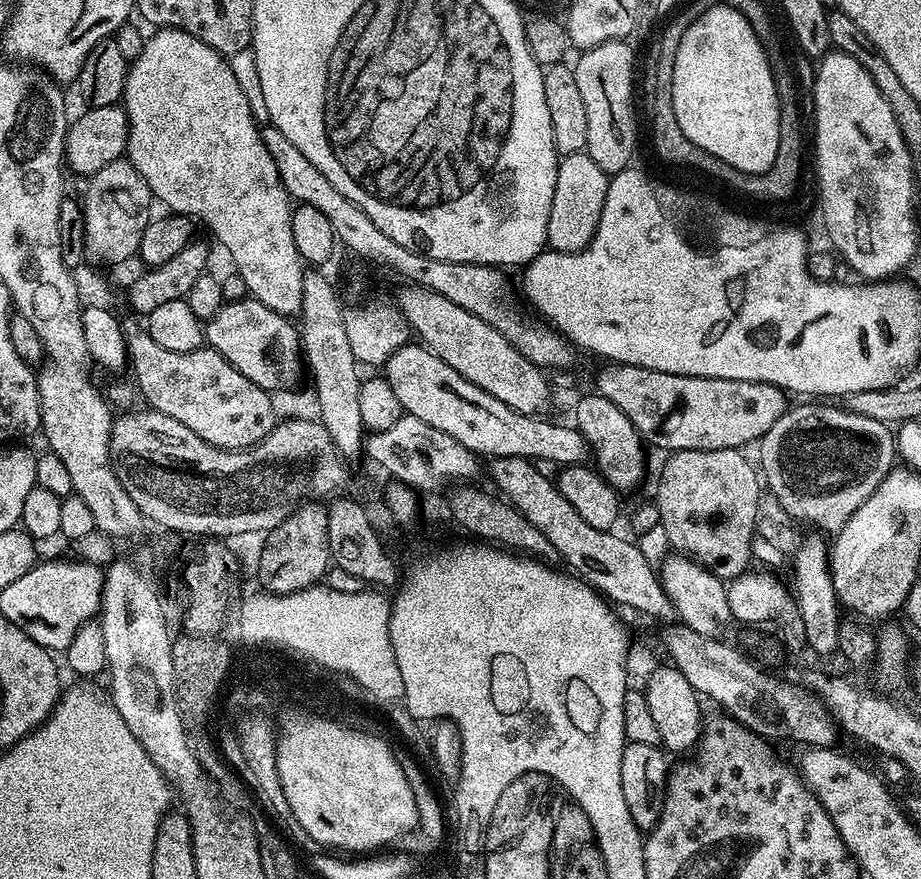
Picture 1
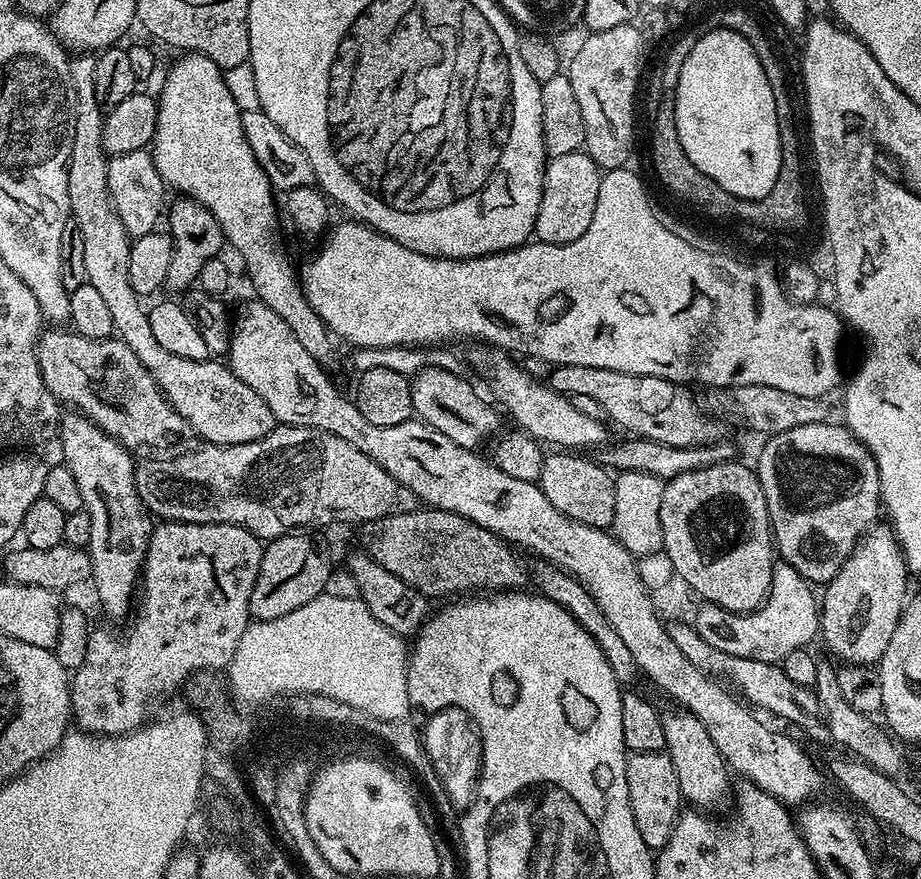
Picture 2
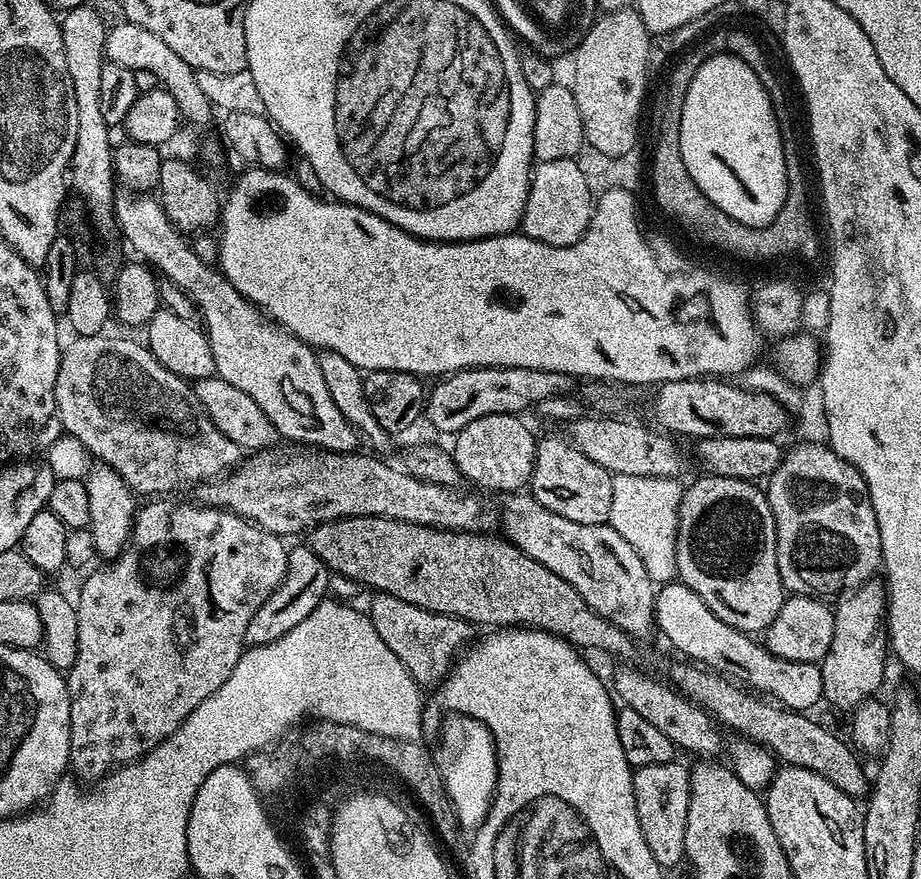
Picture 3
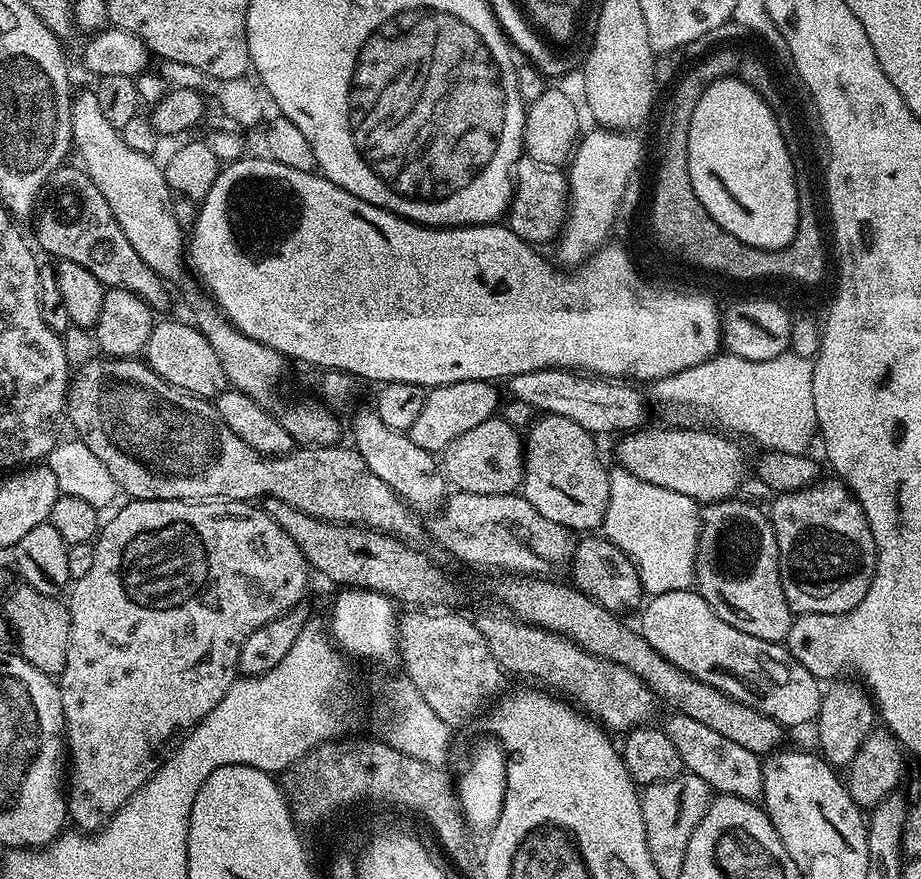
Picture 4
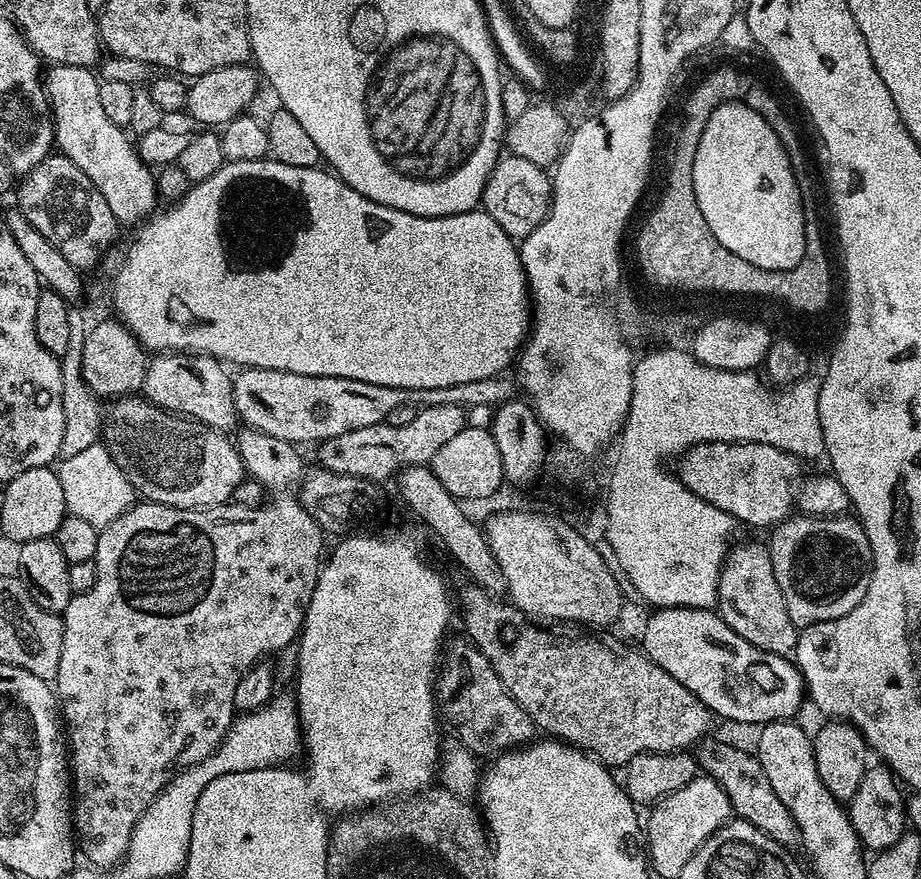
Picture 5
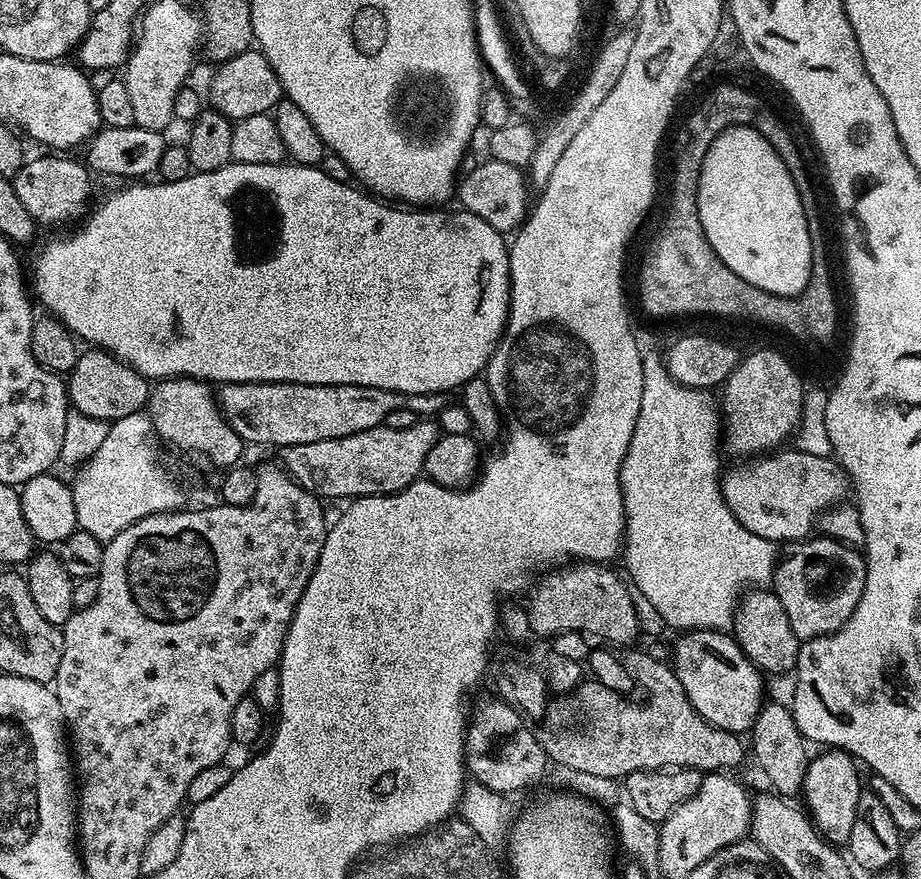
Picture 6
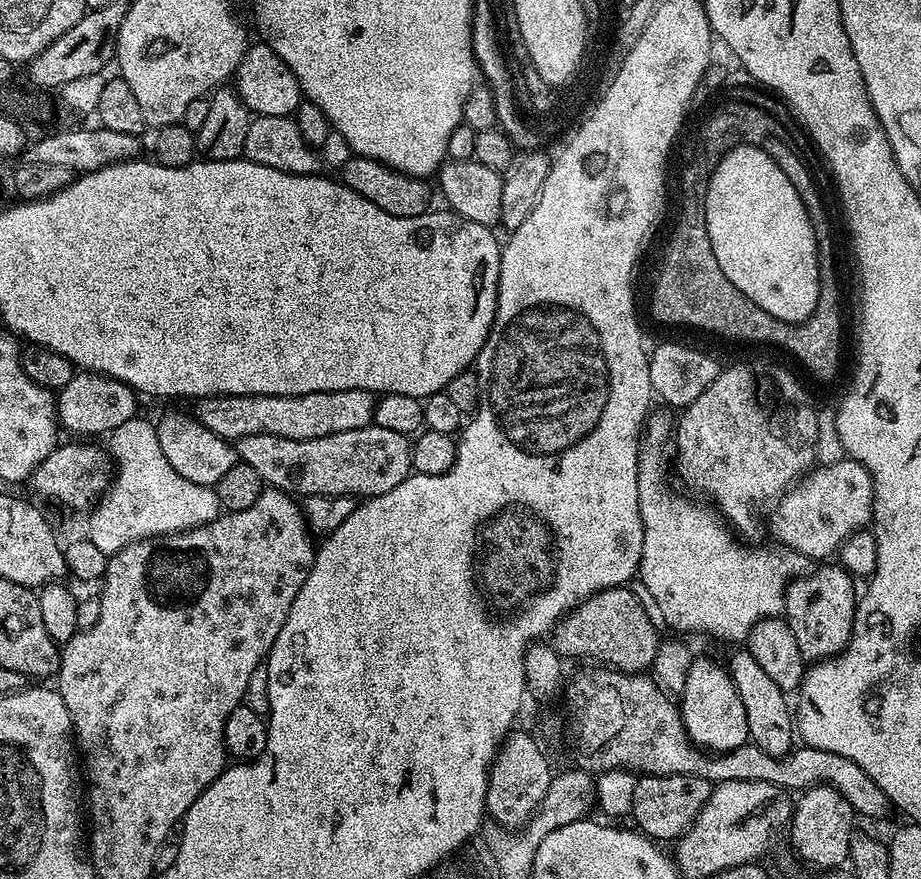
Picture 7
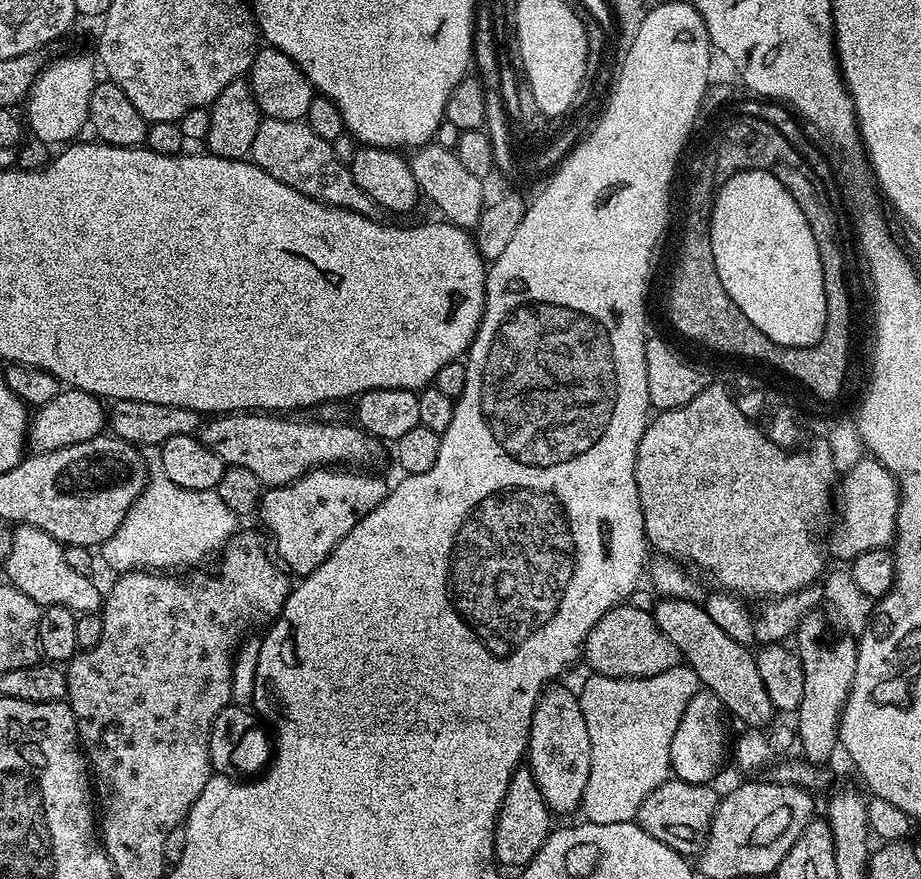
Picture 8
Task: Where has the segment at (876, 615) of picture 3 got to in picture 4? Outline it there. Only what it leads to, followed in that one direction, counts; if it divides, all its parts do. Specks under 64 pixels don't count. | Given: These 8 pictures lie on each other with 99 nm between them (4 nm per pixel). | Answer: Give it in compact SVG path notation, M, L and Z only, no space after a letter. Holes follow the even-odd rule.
M840 678L827 685L821 698L820 712L814 721L816 740L820 743L819 755L833 768L840 770L851 764L858 748L878 724L878 713L874 701L863 683L852 678Z

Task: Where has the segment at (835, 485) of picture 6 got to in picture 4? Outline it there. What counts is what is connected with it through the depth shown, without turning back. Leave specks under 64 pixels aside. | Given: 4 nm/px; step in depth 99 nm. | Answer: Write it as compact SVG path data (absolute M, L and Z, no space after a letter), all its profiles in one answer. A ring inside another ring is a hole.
M647 428L621 435L616 448L615 463L636 480L662 486L666 492L686 494L701 506L733 499L739 493L736 491L743 486L744 475L749 475L750 464L744 461L735 439L704 428Z

